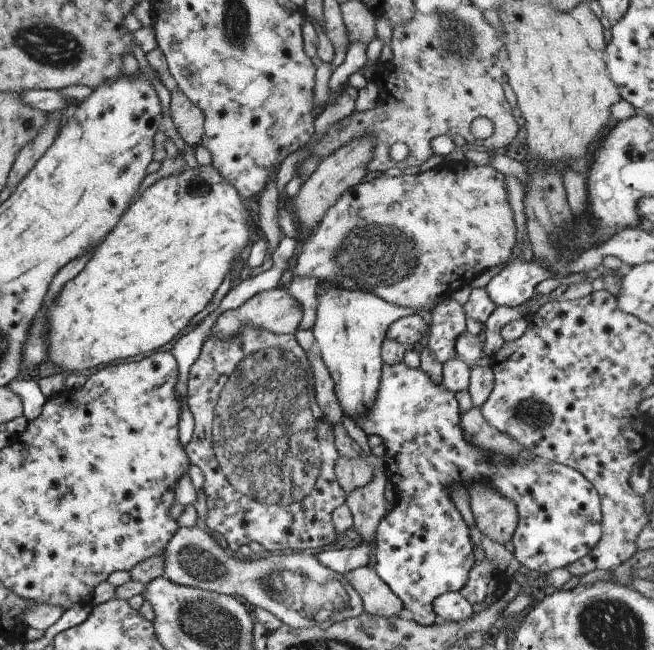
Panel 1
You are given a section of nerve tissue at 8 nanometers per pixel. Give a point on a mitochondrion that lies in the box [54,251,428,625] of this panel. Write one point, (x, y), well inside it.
(265, 385)

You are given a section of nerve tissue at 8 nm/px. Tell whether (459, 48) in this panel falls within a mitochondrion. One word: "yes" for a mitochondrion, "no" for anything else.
yes

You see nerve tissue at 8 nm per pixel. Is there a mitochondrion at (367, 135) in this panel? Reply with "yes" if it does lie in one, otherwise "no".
no

